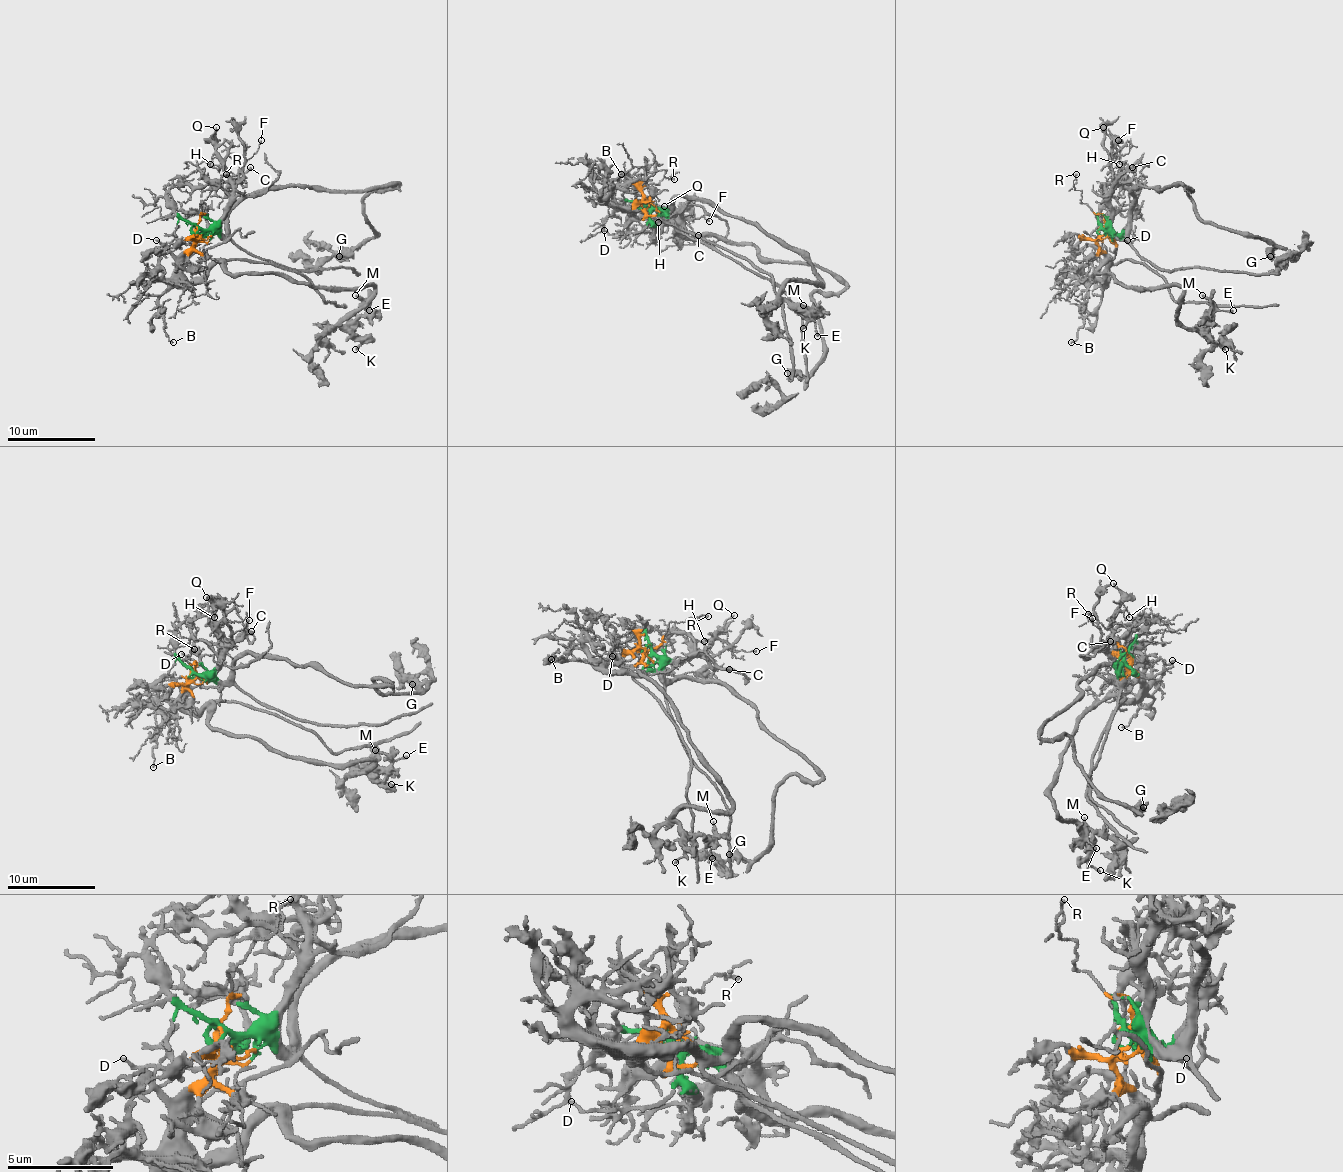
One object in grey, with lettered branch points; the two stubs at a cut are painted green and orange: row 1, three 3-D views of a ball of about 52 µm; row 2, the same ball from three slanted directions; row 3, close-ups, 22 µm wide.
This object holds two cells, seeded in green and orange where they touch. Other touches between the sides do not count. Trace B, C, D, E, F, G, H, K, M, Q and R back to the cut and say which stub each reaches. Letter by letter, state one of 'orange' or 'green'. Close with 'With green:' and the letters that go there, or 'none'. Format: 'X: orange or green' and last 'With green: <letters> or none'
B: orange
C: green
D: green
E: orange
F: green
G: green
H: green
K: orange
M: orange
Q: green
R: orange
With green: C, D, F, G, H, Q

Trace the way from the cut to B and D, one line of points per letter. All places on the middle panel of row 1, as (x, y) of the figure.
B: (645, 202), (630, 208), (606, 204), (606, 195), (621, 173)
D: (645, 202), (650, 219), (641, 230), (608, 235), (604, 230)

